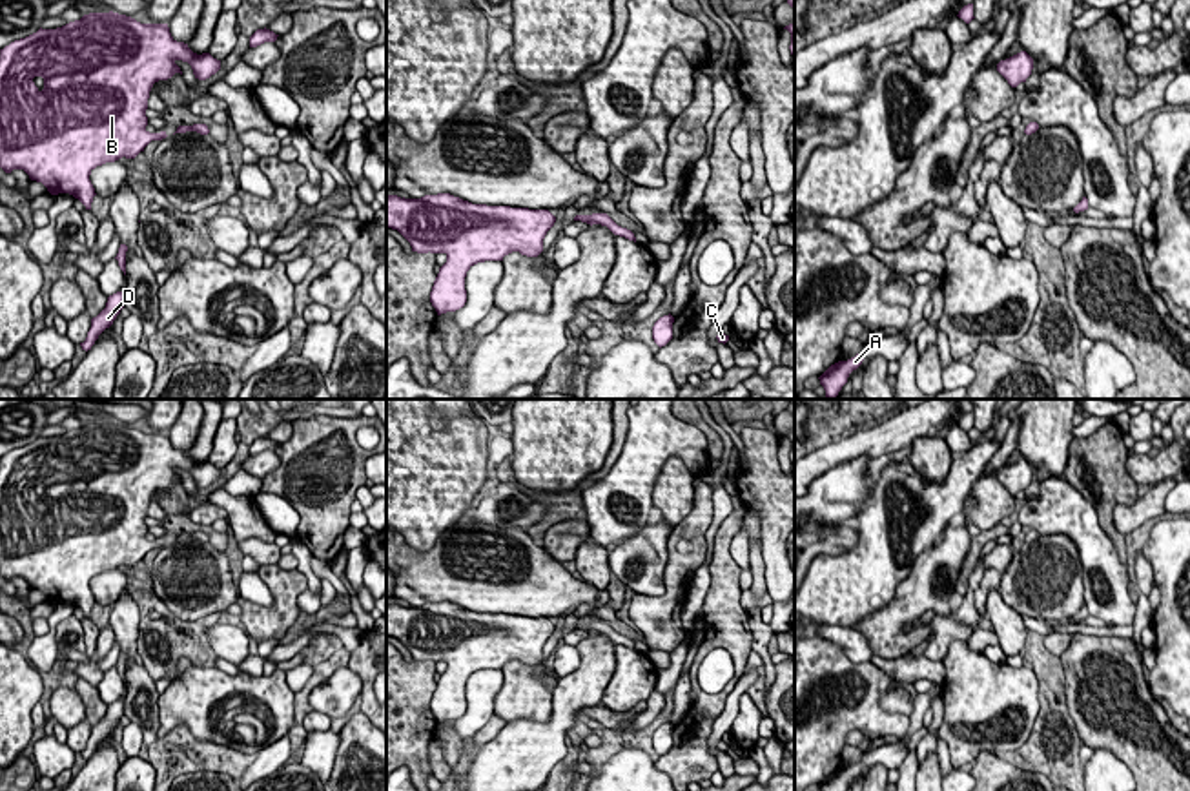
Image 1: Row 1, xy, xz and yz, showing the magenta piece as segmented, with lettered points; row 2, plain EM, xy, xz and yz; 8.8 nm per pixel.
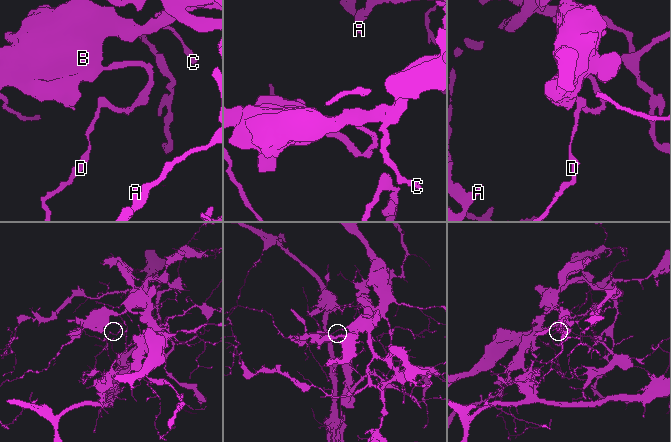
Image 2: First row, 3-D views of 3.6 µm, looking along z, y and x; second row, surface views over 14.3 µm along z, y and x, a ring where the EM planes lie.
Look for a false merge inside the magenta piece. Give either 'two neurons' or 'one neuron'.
two neurons

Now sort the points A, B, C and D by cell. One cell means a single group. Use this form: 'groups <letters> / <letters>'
groups A D / B C

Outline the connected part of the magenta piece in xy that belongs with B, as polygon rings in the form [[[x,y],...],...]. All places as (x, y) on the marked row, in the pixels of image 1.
[[[89,13],[56,29],[15,40],[0,49],[0,168],[5,173],[24,170],[31,180],[42,182],[51,195],[69,193],[91,210],[95,188],[91,171],[122,157],[135,159],[151,140],[166,139],[166,131],[149,133],[148,98],[155,82],[180,73],[177,60],[188,62],[195,78],[206,80],[221,69],[210,53],[197,55],[177,42],[168,24],[140,24],[118,13]]]

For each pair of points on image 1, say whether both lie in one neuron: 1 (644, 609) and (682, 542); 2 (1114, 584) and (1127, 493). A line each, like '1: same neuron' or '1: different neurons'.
1: same neuron
2: different neurons

